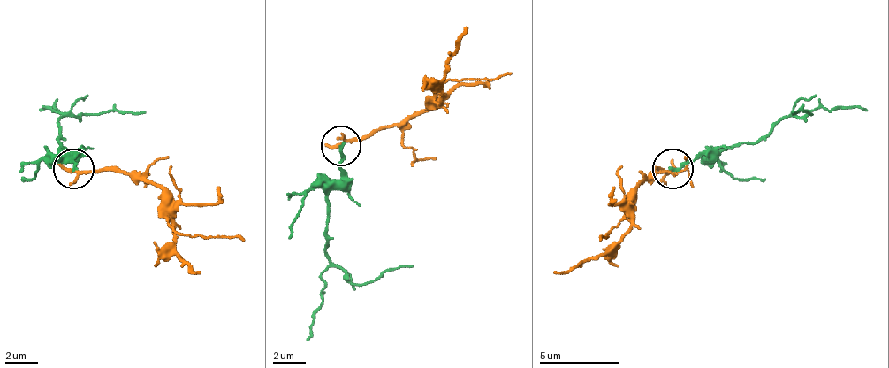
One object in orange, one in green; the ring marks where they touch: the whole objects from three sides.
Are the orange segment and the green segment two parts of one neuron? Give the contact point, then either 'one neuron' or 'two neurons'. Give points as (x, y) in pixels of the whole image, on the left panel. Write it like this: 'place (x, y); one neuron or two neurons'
place (73, 168); two neurons

